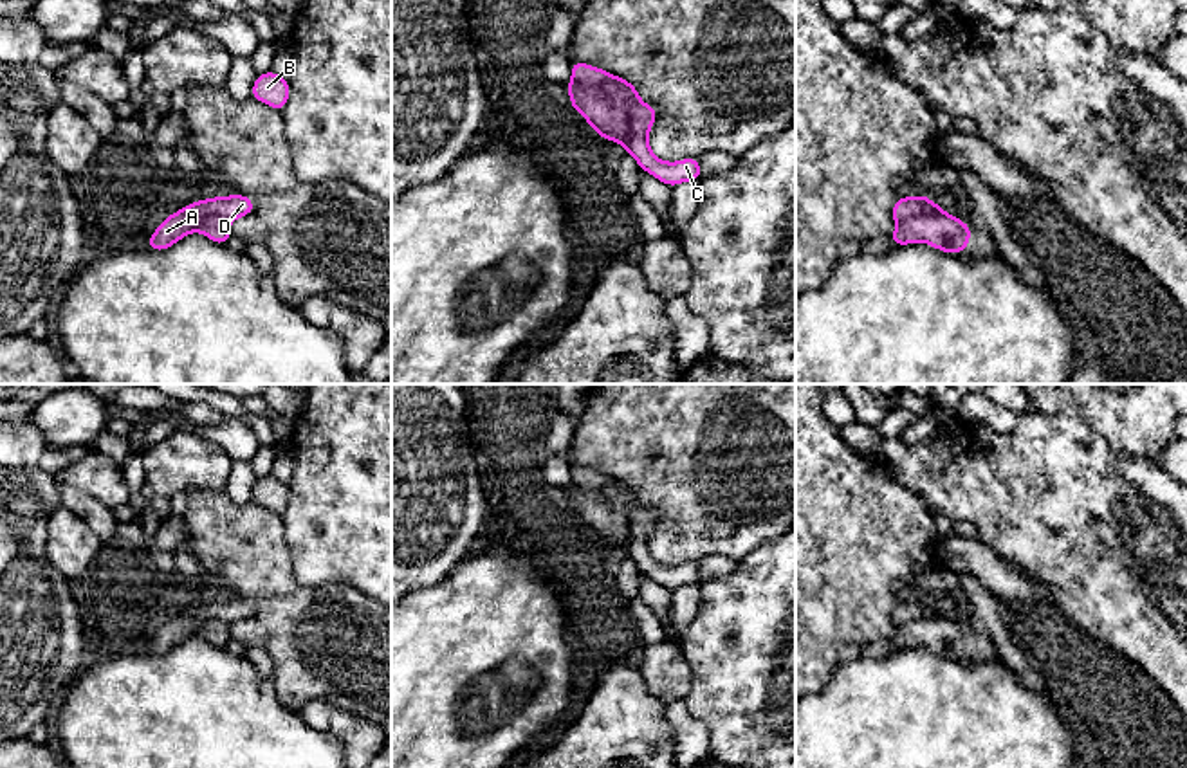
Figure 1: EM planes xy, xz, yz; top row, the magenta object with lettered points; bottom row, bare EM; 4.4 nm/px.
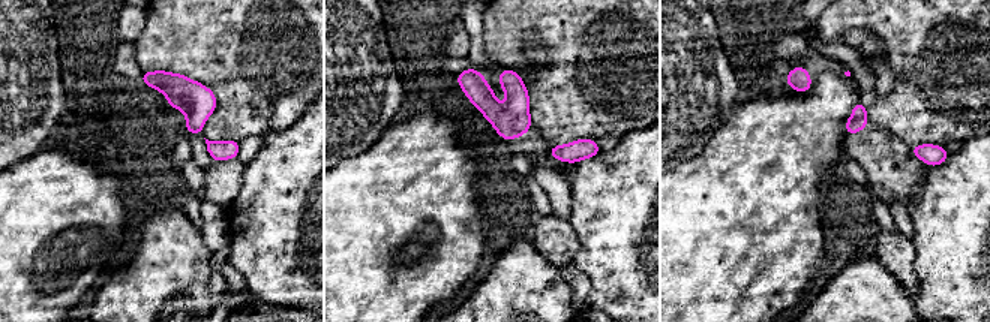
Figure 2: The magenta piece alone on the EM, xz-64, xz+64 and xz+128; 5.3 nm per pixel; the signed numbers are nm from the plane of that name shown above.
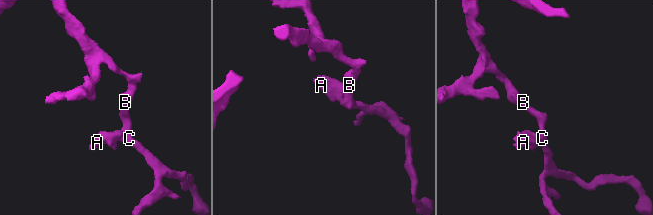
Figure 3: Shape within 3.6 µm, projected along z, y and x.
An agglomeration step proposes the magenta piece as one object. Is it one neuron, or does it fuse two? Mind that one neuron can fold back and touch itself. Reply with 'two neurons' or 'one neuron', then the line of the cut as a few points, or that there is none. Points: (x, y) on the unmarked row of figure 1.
two neurons; cut in xz along (572, 484), (601, 498), (625, 500), (630, 514), (626, 548)

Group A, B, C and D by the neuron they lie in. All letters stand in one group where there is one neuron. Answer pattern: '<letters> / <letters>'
A / B C D

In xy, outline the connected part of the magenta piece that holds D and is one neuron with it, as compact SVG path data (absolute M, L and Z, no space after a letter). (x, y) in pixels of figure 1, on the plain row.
M233 597L231 600L213 600L207 604L197 604L182 611L182 617L193 618L197 622L216 620L231 627L235 622L251 618L254 615L254 606L249 600Z

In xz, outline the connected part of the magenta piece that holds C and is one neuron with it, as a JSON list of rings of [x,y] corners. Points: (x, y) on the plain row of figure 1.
[[[574,465],[572,485],[583,492],[595,494],[601,499],[622,496],[631,514],[631,539],[626,548],[630,557],[640,570],[642,575],[651,577],[655,582],[667,590],[676,590],[686,584],[700,584],[700,564],[682,562],[678,566],[664,566],[655,561],[649,553],[649,532],[655,528],[657,514],[651,508],[640,505],[637,492],[622,481],[617,481],[603,472]]]

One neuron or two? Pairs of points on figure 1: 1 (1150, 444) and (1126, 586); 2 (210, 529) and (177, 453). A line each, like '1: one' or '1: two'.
1: two
2: two

